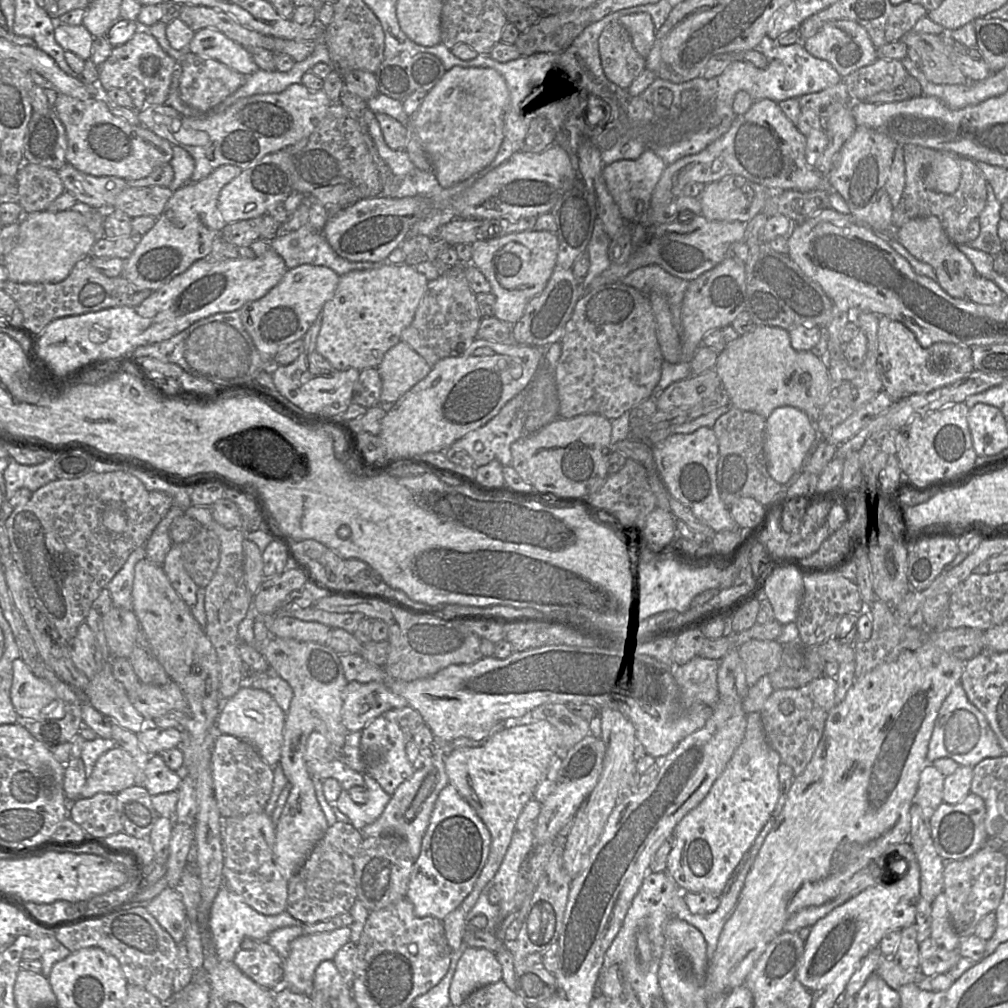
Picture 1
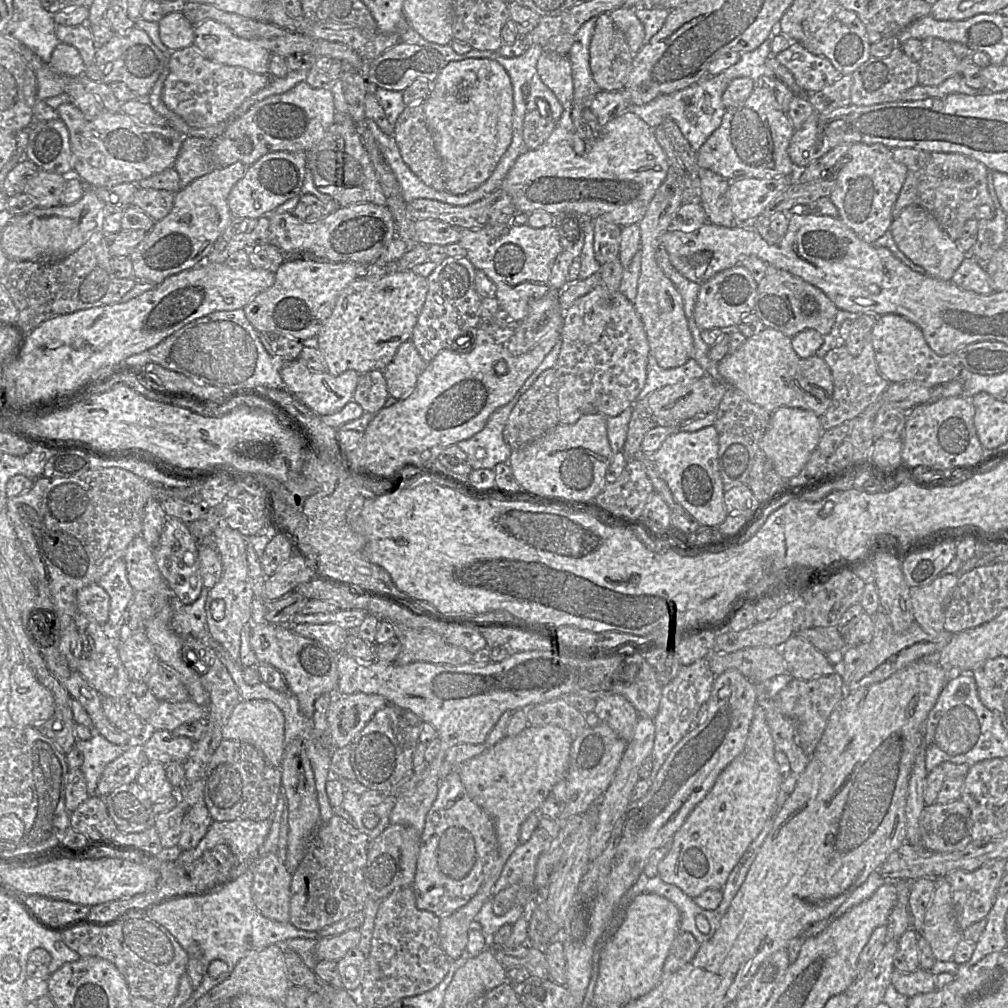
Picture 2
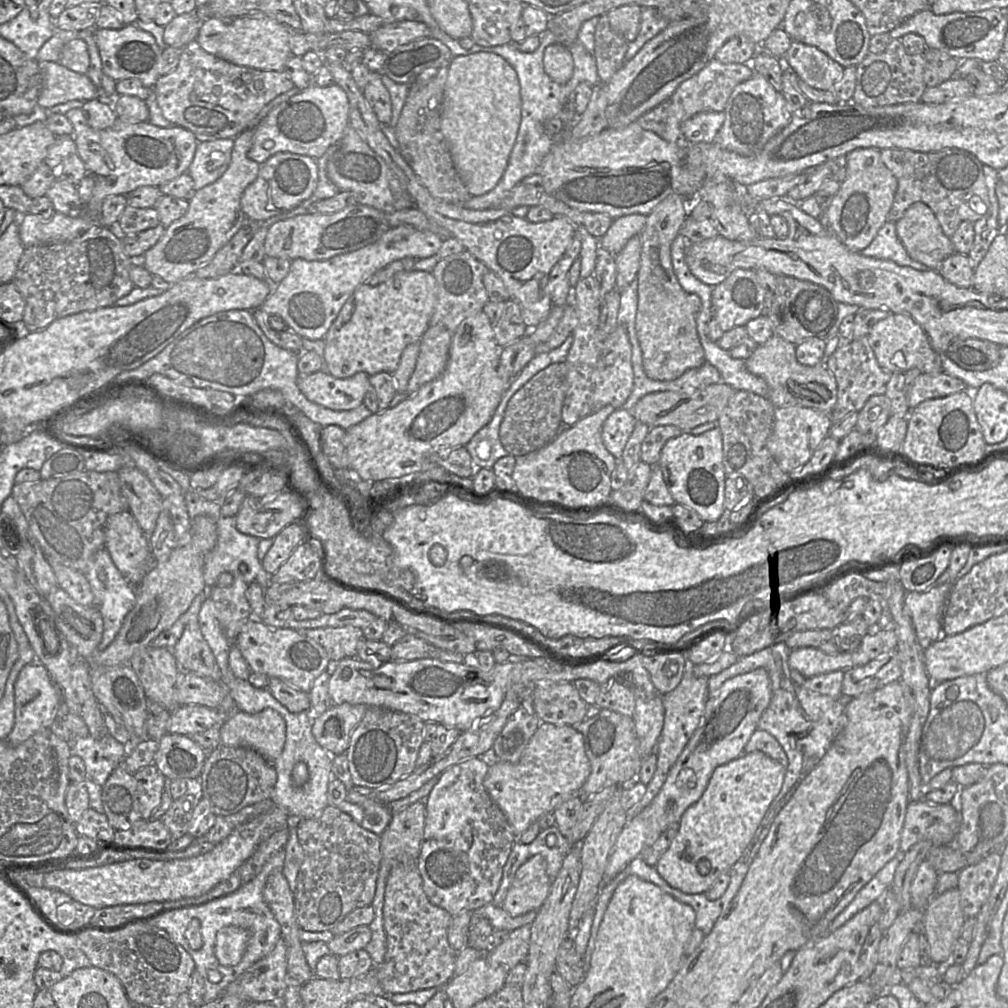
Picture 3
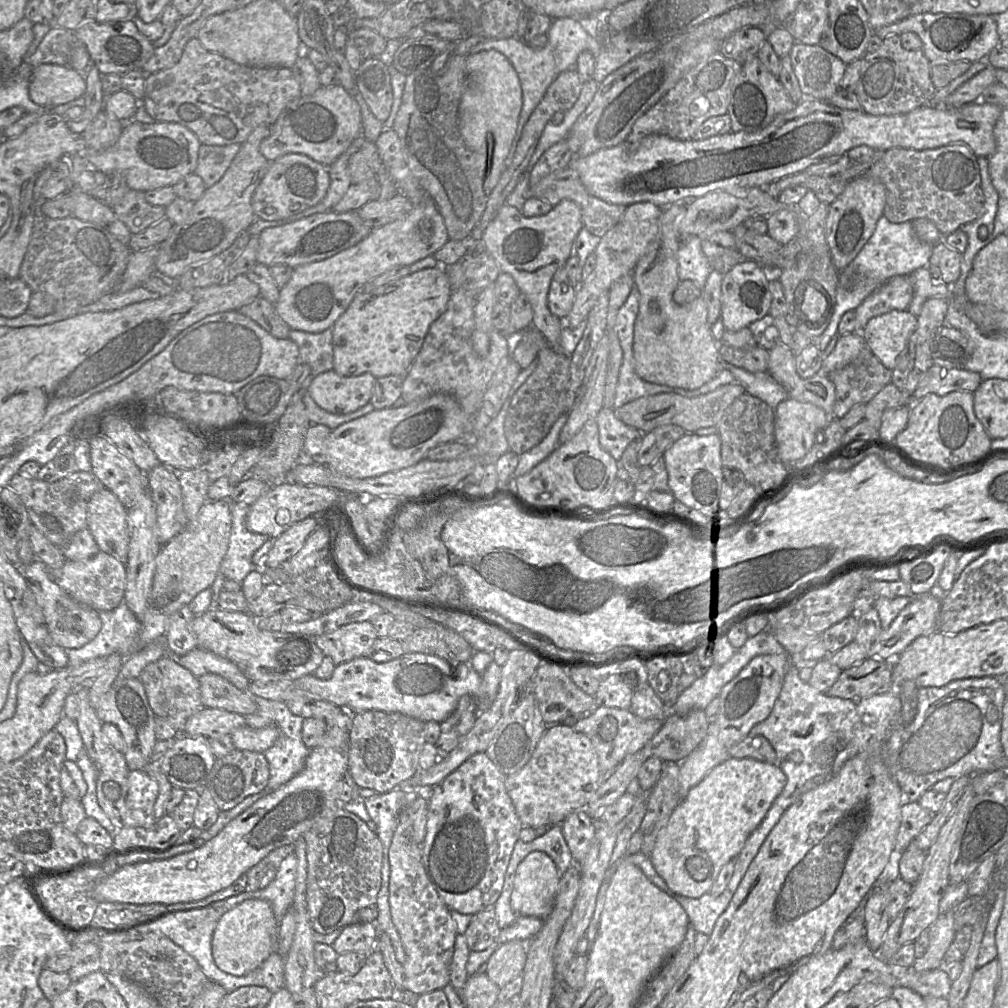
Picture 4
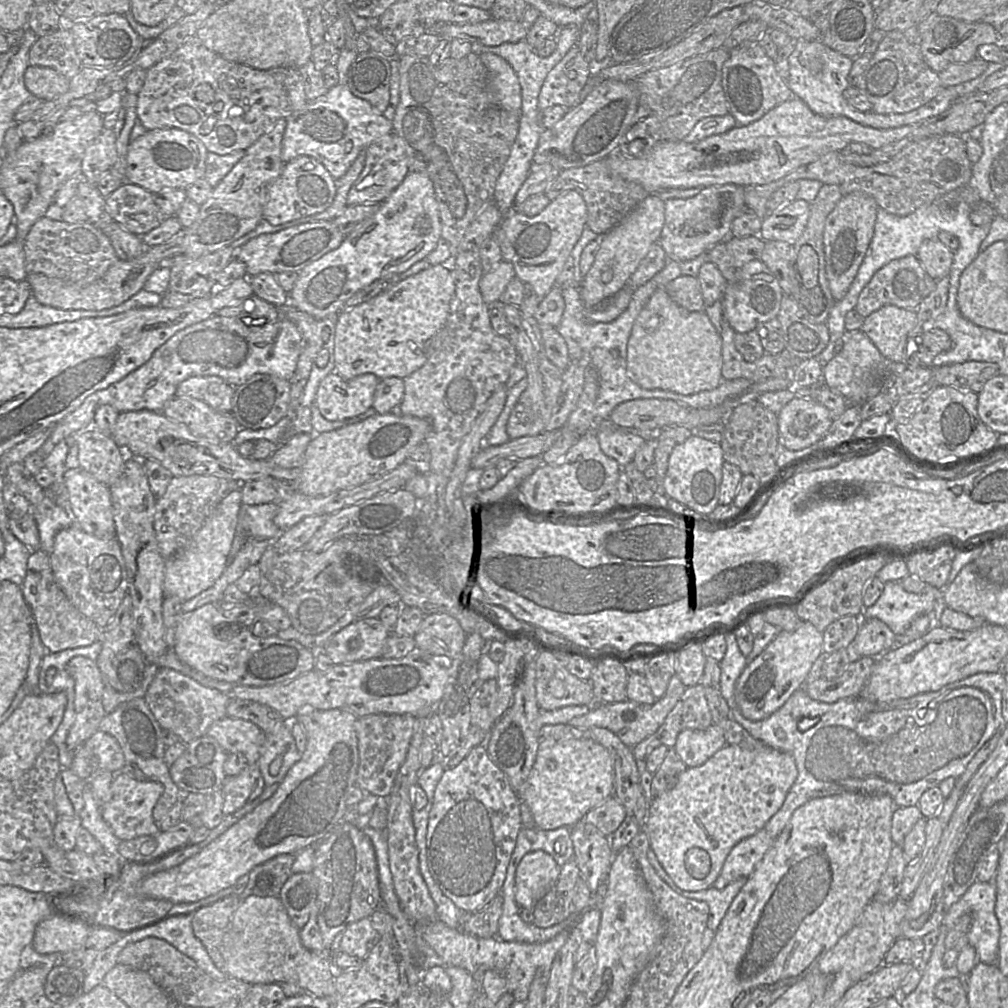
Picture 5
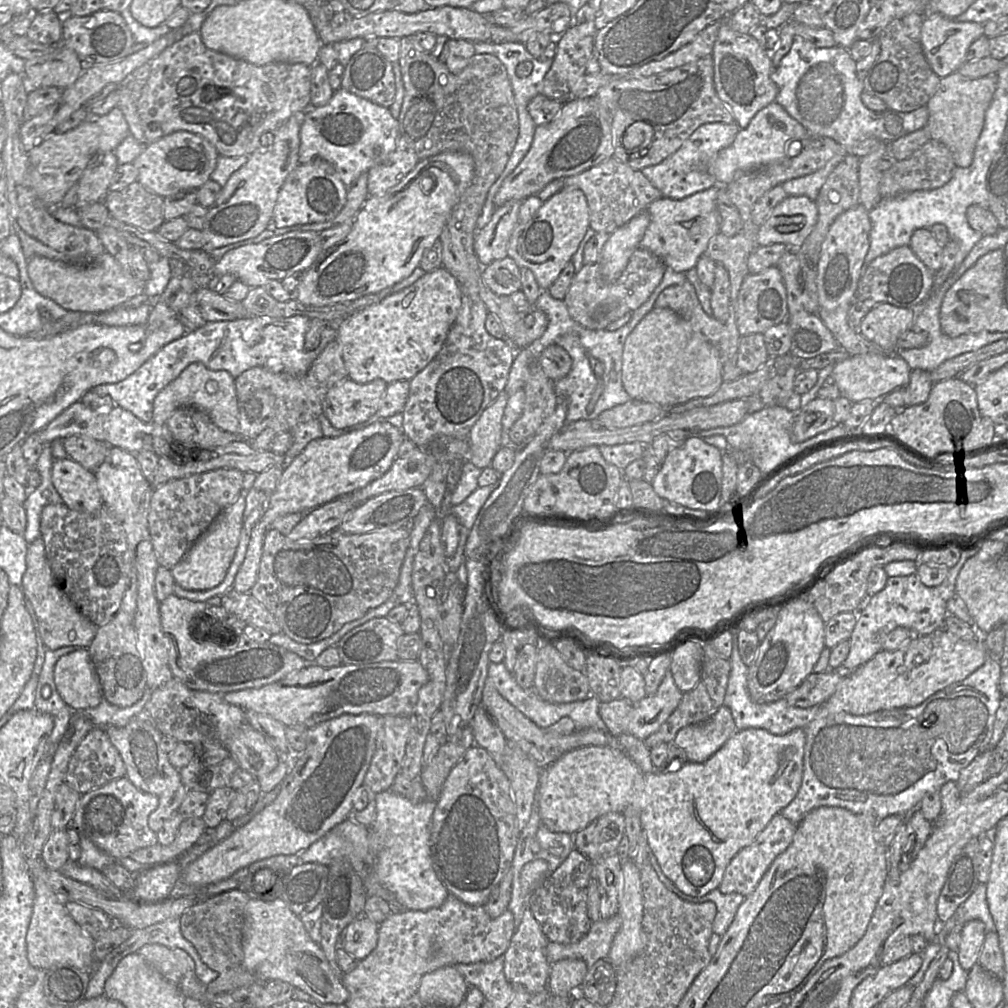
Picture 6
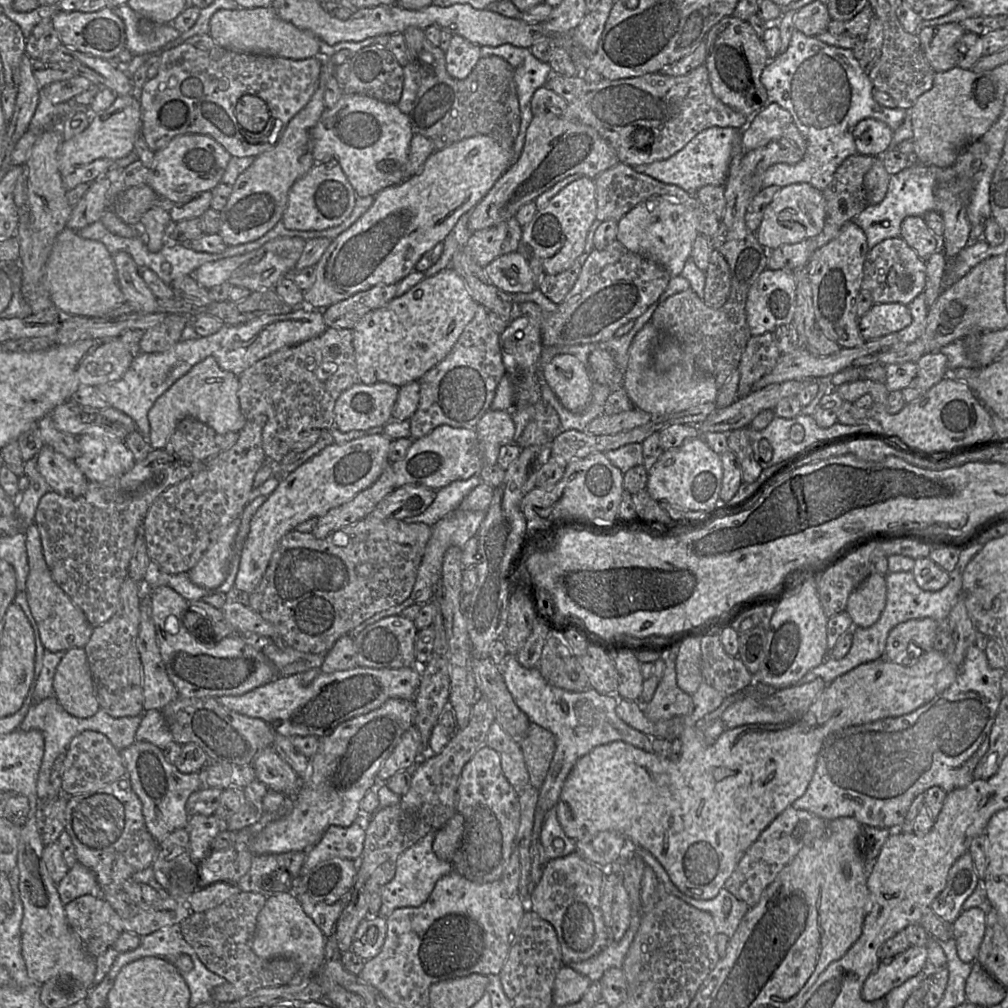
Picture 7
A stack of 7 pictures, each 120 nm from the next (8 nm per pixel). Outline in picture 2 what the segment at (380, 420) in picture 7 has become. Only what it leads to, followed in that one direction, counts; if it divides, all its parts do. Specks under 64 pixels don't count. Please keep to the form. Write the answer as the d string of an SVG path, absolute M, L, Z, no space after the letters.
M302 360L287 362L280 371L284 388L299 402L318 416L332 415L342 410L353 401L360 374L353 370L345 371L339 376L326 372L314 372L306 367Z

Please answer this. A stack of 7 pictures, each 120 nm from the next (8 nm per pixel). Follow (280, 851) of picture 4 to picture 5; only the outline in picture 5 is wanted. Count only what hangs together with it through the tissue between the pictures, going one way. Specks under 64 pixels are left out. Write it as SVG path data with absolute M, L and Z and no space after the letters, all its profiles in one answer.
M280 854L255 866L249 873L248 883L240 895L245 899L250 895L277 897L291 875L295 854Z

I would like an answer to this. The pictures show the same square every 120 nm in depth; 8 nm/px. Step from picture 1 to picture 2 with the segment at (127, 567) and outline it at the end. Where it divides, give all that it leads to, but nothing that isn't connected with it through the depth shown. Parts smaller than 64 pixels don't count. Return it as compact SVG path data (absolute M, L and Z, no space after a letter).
M119 559L115 561L110 570L99 579L97 584L109 596L109 613L106 628L112 631L119 626L126 615L135 593L127 578L125 560Z

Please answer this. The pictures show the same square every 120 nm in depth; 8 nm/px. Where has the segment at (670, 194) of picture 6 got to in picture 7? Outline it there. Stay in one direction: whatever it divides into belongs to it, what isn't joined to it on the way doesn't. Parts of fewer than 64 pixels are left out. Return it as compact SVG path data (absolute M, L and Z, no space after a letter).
M710 127L698 133L680 151L666 160L633 166L639 172L663 183L679 186L690 194L703 186L722 185L728 177L732 150L738 130L730 127Z

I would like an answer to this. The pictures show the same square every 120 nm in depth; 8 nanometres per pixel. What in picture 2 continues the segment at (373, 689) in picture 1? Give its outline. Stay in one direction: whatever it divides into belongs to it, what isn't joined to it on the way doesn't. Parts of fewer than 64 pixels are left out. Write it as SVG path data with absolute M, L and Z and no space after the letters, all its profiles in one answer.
M335 692L327 711L332 748L350 744L373 715L387 704L388 701L379 694Z

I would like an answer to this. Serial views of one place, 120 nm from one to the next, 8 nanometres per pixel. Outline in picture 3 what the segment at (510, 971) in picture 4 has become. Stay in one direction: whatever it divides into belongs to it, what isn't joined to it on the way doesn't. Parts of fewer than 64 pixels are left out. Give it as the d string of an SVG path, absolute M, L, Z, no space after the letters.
M531 924L510 931L507 939L486 956L492 966L504 966L510 970L521 962L526 962L531 937Z

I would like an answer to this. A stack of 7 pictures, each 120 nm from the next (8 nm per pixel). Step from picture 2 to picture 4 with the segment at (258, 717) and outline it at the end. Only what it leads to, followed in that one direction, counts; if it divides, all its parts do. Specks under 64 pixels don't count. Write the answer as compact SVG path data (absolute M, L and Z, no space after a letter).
M245 725L234 730L230 737L237 750L264 753L275 744L279 729L275 725L258 729Z

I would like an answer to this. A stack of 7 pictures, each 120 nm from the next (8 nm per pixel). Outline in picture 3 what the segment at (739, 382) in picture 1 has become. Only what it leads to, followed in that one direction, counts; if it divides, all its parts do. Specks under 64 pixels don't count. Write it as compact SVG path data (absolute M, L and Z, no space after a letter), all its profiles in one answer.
M773 335L758 345L753 354L745 360L749 372L765 380L768 385L768 400L778 407L801 406L823 413L830 413L837 401L837 384L825 363L805 366L797 361L795 347L791 342Z

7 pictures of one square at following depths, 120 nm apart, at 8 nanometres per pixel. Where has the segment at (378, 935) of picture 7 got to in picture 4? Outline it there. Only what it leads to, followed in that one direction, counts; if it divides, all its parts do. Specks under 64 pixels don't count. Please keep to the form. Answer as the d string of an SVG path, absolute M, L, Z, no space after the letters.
M353 922L342 929L331 946L337 954L347 952L369 954L376 948L378 934L374 923Z

